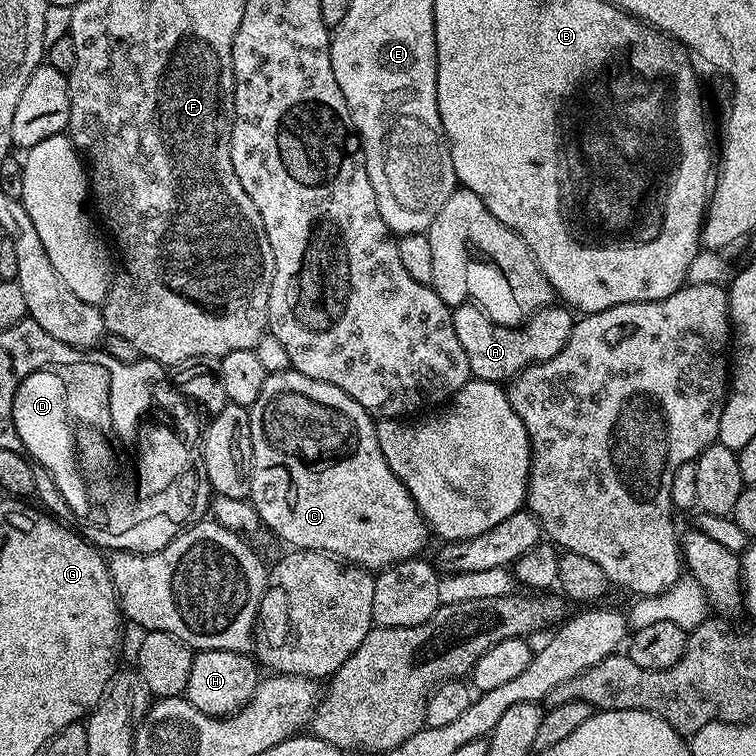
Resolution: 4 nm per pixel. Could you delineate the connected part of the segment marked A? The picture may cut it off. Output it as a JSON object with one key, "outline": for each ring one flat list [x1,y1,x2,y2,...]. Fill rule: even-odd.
{"outline":[[465,303,452,308,454,334,458,334,458,342,462,342,462,350,466,350,473,377,478,380,508,382,531,364,554,358,554,354,566,346,574,323,573,313,567,307,549,306,536,309,519,327,508,327,492,321,479,304]]}

